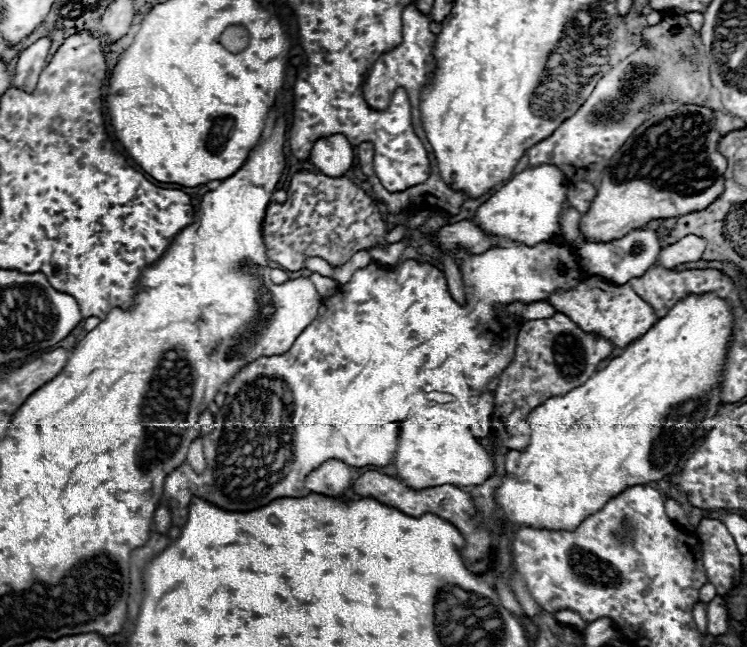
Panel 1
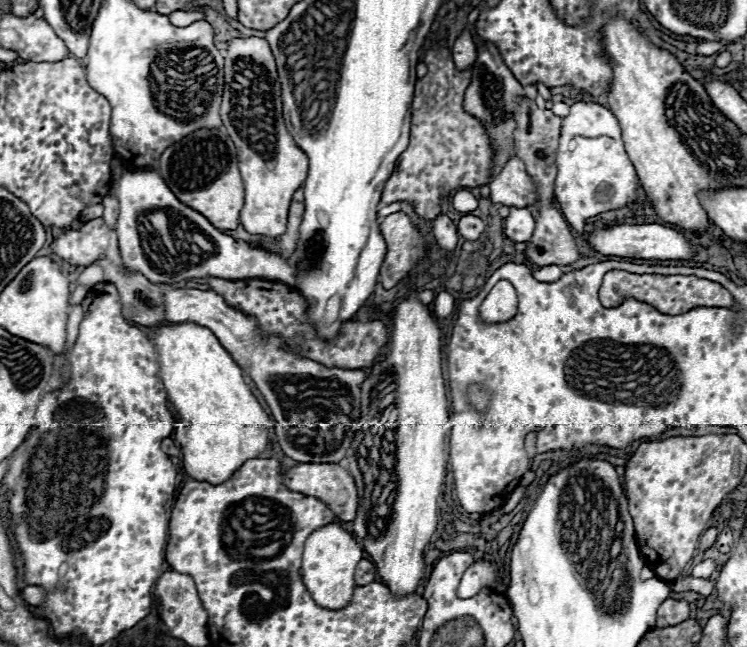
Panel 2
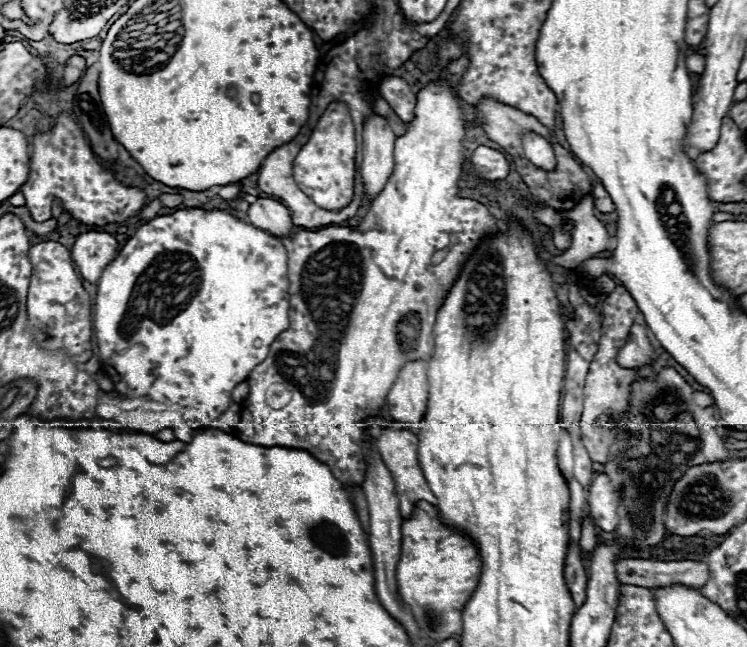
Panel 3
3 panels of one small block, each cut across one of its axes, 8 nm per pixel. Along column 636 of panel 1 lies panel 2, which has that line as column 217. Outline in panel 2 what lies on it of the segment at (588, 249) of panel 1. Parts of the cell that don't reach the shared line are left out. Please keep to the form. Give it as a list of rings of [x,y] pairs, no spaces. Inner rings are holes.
[[[150,168],[124,170],[122,176],[112,186],[114,198],[120,204],[116,234],[122,262],[128,270],[142,272],[150,282],[168,282],[176,284],[188,278],[206,278],[216,276],[224,280],[244,280],[244,278],[266,278],[280,280],[288,286],[296,286],[296,266],[290,260],[280,258],[278,254],[252,248],[248,242],[234,240],[228,234],[222,234],[214,228],[200,212],[194,212],[190,206],[182,204],[174,192],[166,186],[162,176]],[[164,212],[168,214],[168,224],[178,224],[178,234],[174,244],[178,254],[170,254],[162,244],[160,234],[152,228],[150,214]]]

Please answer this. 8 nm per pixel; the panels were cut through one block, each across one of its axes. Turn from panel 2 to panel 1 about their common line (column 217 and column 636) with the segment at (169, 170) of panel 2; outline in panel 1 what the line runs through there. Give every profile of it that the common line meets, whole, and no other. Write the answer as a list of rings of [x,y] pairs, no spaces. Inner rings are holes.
[[[678,106],[674,110],[664,110],[652,118],[648,118],[644,124],[640,124],[632,136],[626,140],[624,146],[618,148],[618,152],[610,158],[608,166],[602,170],[600,174],[600,180],[596,182],[596,196],[590,204],[590,210],[586,214],[582,214],[580,218],[580,232],[584,234],[586,242],[610,242],[610,240],[618,240],[622,236],[626,236],[632,228],[640,228],[640,226],[646,226],[650,220],[656,220],[656,218],[672,218],[672,216],[682,216],[686,212],[692,212],[692,210],[702,210],[706,208],[716,196],[722,194],[722,188],[724,188],[724,180],[722,180],[722,174],[726,170],[726,158],[722,154],[716,152],[716,146],[718,146],[718,140],[722,138],[720,132],[716,132],[712,128],[712,112],[708,108],[700,108],[700,106]]]

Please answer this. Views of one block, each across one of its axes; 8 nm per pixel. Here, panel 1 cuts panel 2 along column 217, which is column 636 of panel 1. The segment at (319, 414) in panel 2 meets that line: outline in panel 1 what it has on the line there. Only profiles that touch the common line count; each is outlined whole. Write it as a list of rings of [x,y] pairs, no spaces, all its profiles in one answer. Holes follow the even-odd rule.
[[[588,278],[588,280],[582,280],[572,290],[556,290],[546,298],[546,302],[554,304],[554,308],[558,312],[572,318],[582,330],[586,330],[586,332],[594,330],[596,334],[602,334],[604,338],[608,338],[618,348],[626,348],[634,338],[642,336],[658,320],[654,308],[646,300],[642,300],[632,290],[630,284],[614,286],[602,278],[596,278],[592,288],[590,288],[590,278]]]

